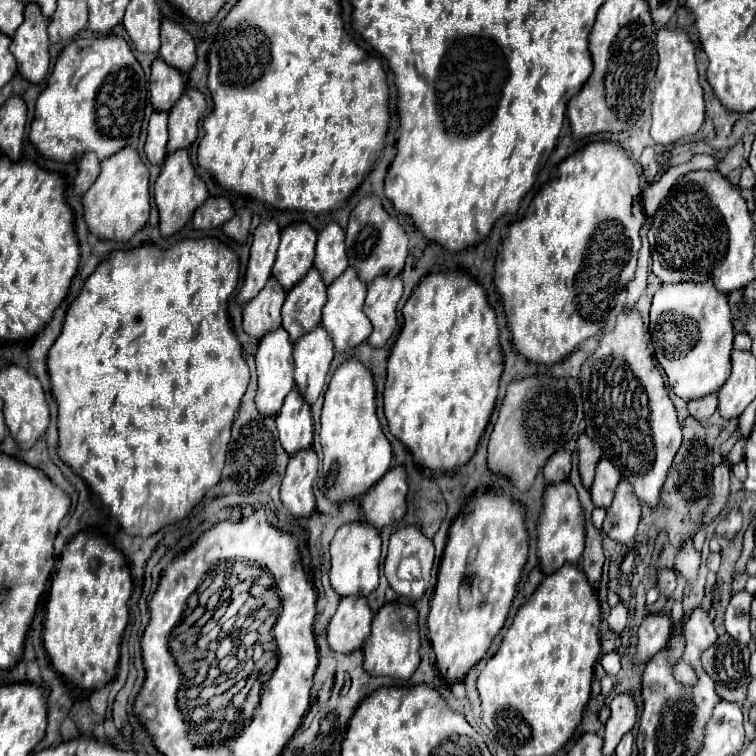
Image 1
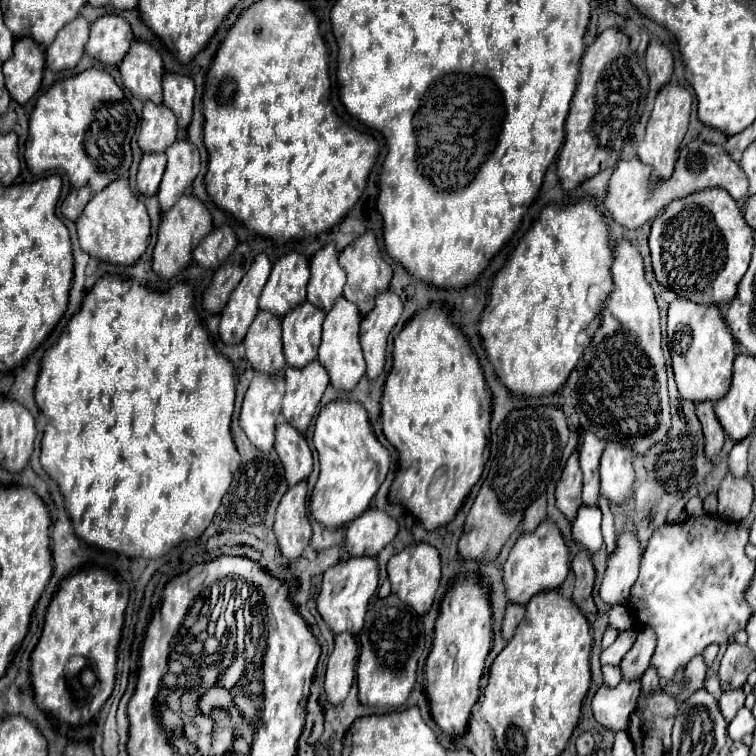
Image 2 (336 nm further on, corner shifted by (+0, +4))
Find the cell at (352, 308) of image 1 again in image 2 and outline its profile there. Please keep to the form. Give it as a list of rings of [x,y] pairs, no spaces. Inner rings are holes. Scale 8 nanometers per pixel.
[[[340,297],[324,319],[322,343],[318,349],[318,361],[328,371],[332,387],[338,391],[352,391],[366,371],[366,363],[364,363],[362,349],[358,343],[358,327],[360,327],[360,313],[358,313],[356,305],[348,303],[344,297]]]

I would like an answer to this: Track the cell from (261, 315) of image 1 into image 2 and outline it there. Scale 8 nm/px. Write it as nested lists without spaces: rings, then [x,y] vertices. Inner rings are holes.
[[[260,311],[246,333],[244,347],[254,371],[266,373],[270,377],[284,371],[286,361],[282,353],[280,319],[276,319],[276,315]]]

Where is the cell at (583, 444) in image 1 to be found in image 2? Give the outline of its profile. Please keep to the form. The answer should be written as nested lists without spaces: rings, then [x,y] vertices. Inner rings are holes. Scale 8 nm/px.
[[[572,453],[556,485],[556,507],[568,521],[576,519],[576,511],[582,505],[580,495],[582,495],[582,471],[578,465],[578,453]]]

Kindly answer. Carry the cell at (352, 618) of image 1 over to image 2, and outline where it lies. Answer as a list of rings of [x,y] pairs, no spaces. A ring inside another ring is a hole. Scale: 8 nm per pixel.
[[[338,635],[336,647],[328,659],[324,691],[332,705],[340,705],[350,693],[354,681],[354,669],[358,659],[358,647],[352,635]]]

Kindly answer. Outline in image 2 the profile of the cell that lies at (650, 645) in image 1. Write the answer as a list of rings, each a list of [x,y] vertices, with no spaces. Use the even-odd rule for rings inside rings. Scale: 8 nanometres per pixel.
[[[620,681],[620,685],[614,689],[602,685],[592,699],[592,713],[602,727],[614,733],[628,731],[630,715],[636,711],[638,695],[640,681]]]

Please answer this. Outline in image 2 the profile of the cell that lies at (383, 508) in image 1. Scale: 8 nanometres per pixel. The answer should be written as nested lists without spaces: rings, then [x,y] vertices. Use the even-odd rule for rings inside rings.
[[[370,507],[360,515],[360,519],[354,519],[346,527],[346,551],[350,557],[378,557],[378,553],[396,537],[398,525],[396,521],[376,509]]]

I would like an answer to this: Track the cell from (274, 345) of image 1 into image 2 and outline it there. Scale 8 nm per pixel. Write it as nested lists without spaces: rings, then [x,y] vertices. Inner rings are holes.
[[[254,375],[240,411],[240,427],[260,451],[272,451],[274,427],[280,419],[280,403],[284,395],[284,377],[264,379]]]

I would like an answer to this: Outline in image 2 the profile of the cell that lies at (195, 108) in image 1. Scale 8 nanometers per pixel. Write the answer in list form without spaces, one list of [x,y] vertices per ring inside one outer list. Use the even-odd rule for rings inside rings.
[[[186,139],[176,141],[172,147],[168,147],[166,157],[168,167],[156,195],[160,203],[160,213],[166,213],[186,191],[190,191],[192,181],[196,179],[200,169],[200,155],[196,147]]]

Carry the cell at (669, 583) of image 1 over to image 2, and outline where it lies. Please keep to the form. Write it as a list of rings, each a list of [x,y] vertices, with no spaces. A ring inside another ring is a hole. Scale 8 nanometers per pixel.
[[[644,627],[642,631],[638,631],[638,639],[636,639],[634,647],[624,655],[624,659],[620,663],[620,671],[622,671],[622,679],[624,681],[640,679],[640,675],[650,665],[650,657],[654,653],[654,645],[656,645],[656,635],[654,635],[652,629]]]

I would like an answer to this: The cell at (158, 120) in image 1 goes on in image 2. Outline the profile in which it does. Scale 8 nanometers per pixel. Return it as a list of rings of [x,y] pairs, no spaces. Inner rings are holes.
[[[144,153],[140,169],[138,169],[136,189],[142,195],[156,195],[162,175],[164,175],[164,169],[166,169],[166,155],[164,153],[156,153],[156,155]]]

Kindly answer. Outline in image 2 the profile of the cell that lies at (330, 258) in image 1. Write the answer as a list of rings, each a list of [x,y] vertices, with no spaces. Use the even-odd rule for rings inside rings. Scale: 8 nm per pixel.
[[[326,245],[310,261],[308,303],[328,313],[336,303],[336,299],[342,297],[344,283],[346,275],[338,263],[338,253],[334,245]]]

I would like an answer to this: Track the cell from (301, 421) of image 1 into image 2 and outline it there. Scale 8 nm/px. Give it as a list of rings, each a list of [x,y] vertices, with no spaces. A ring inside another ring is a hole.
[[[288,423],[276,427],[276,453],[288,487],[294,487],[312,473],[312,451],[308,449],[306,439]]]

